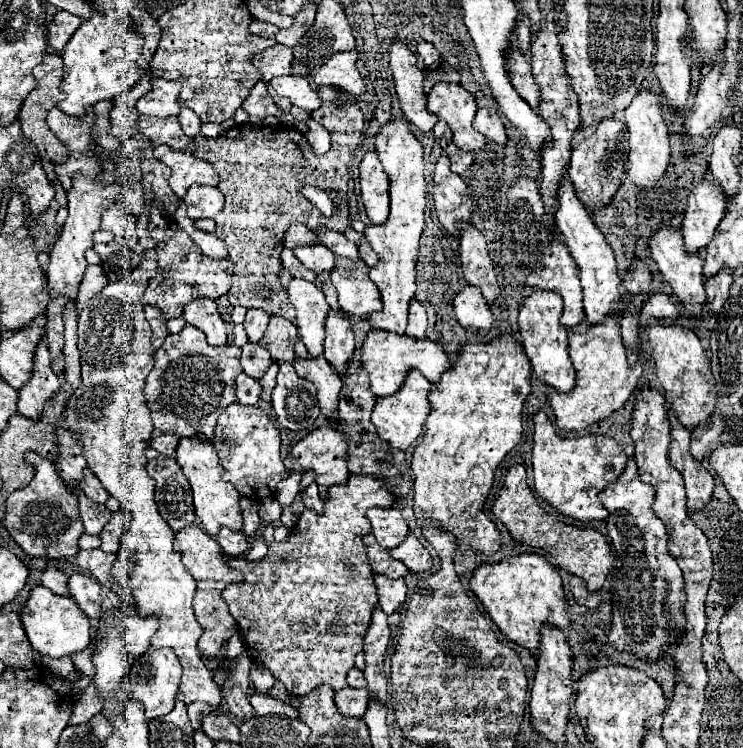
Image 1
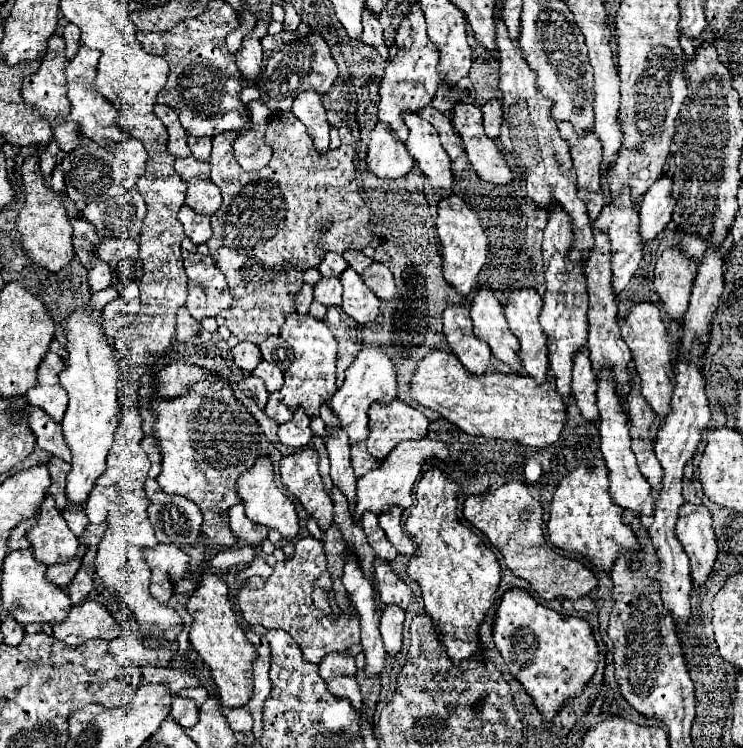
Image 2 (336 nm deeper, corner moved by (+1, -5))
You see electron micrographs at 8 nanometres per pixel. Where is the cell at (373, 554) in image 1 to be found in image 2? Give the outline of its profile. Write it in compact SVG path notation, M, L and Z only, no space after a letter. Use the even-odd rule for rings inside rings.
M373 561L373 567L375 567L375 585L377 585L377 591L381 595L381 601L385 605L389 603L395 603L403 609L407 609L409 601L411 601L411 589L393 573L393 569L389 567L387 561Z

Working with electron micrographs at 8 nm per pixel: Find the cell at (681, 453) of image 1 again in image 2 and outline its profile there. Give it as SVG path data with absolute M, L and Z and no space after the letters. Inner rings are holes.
M683 503L677 517L675 535L691 559L691 577L705 583L717 559L717 537L711 527L711 513L705 505Z

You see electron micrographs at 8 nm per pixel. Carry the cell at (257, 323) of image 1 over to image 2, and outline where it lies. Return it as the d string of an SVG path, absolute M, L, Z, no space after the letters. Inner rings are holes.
M249 341L237 343L237 347L233 347L231 353L233 353L235 365L239 369L245 369L245 371L253 371L259 365L259 361L261 361L259 347L255 343L249 343Z

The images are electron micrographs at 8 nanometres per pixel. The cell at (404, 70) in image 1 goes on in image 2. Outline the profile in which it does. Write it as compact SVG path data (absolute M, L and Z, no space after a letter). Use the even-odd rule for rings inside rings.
M405 111L403 119L409 127L407 151L435 189L449 189L453 185L451 159L447 151L441 147L439 133L429 121L421 119L413 111Z

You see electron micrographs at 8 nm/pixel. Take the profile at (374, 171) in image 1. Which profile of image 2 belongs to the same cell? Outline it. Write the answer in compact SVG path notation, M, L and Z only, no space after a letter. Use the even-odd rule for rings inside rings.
M377 123L371 131L367 151L367 171L381 181L395 181L413 169L413 157L409 157L405 145L397 141L397 135L389 125Z

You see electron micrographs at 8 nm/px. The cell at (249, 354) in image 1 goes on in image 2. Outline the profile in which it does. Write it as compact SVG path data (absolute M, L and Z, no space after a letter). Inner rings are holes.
M261 361L253 369L253 375L265 381L265 387L267 387L269 393L281 389L281 385L283 385L283 373L281 373L281 369L275 367L275 365L271 365L271 363L267 363L267 361Z

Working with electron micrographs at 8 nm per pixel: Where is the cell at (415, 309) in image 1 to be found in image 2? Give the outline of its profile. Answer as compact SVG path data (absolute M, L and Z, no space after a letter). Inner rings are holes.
M373 263L365 273L361 275L365 285L381 299L381 301L393 301L395 297L395 279L391 271L383 263Z

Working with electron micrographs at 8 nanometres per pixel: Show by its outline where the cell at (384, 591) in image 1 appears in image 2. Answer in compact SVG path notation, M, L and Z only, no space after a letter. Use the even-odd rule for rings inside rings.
M385 605L379 629L381 629L383 643L389 655L397 655L401 649L403 621L405 621L405 611L399 605Z

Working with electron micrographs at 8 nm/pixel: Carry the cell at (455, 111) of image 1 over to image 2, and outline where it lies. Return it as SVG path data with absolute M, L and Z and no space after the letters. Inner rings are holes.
M457 103L453 107L453 127L463 139L469 163L483 181L495 185L513 181L513 173L507 167L495 141L483 133L483 115L477 105Z

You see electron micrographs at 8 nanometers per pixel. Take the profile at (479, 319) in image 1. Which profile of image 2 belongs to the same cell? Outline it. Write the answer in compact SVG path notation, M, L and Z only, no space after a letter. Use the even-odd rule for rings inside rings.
M449 305L443 313L443 331L449 347L459 357L469 373L481 375L487 371L491 349L487 341L479 339L473 333L469 307L467 305Z

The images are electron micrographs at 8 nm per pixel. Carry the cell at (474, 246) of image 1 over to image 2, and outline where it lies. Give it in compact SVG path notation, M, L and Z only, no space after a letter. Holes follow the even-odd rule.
M489 287L477 289L475 299L471 303L471 319L473 331L489 343L491 353L497 359L509 363L513 371L521 373L523 367L517 355L517 337L509 331L503 307Z

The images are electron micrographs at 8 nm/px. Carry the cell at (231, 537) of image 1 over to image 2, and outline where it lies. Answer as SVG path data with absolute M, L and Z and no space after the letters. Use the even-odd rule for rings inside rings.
M241 503L229 509L229 527L233 535L239 539L239 543L245 543L245 545L257 547L267 539L267 527L257 525L251 519L247 519Z

